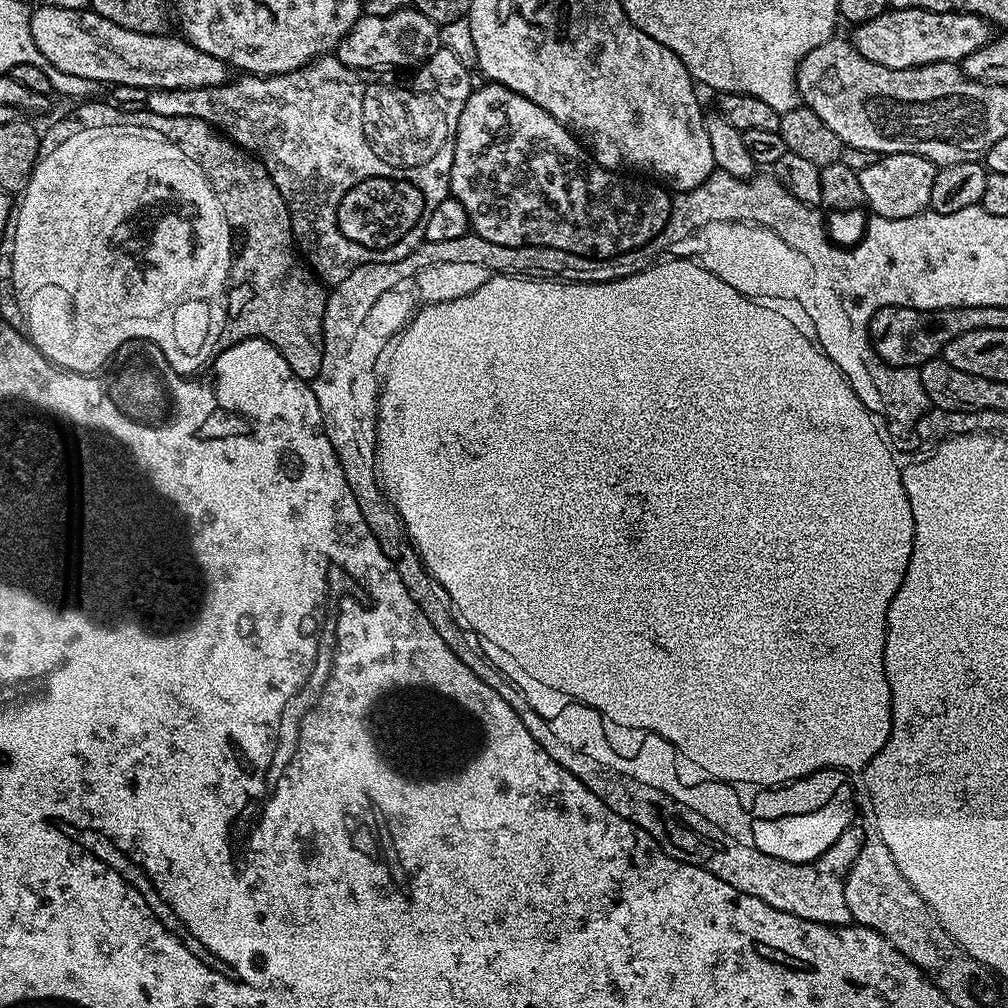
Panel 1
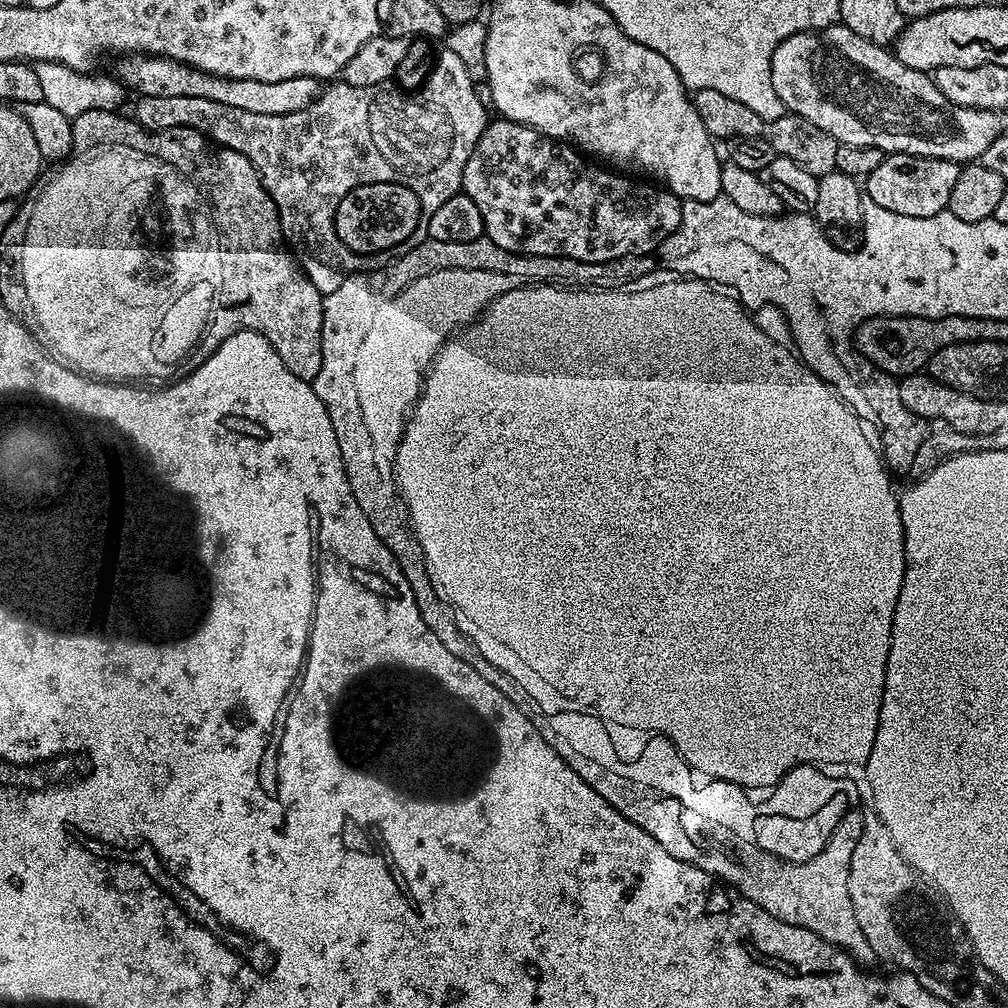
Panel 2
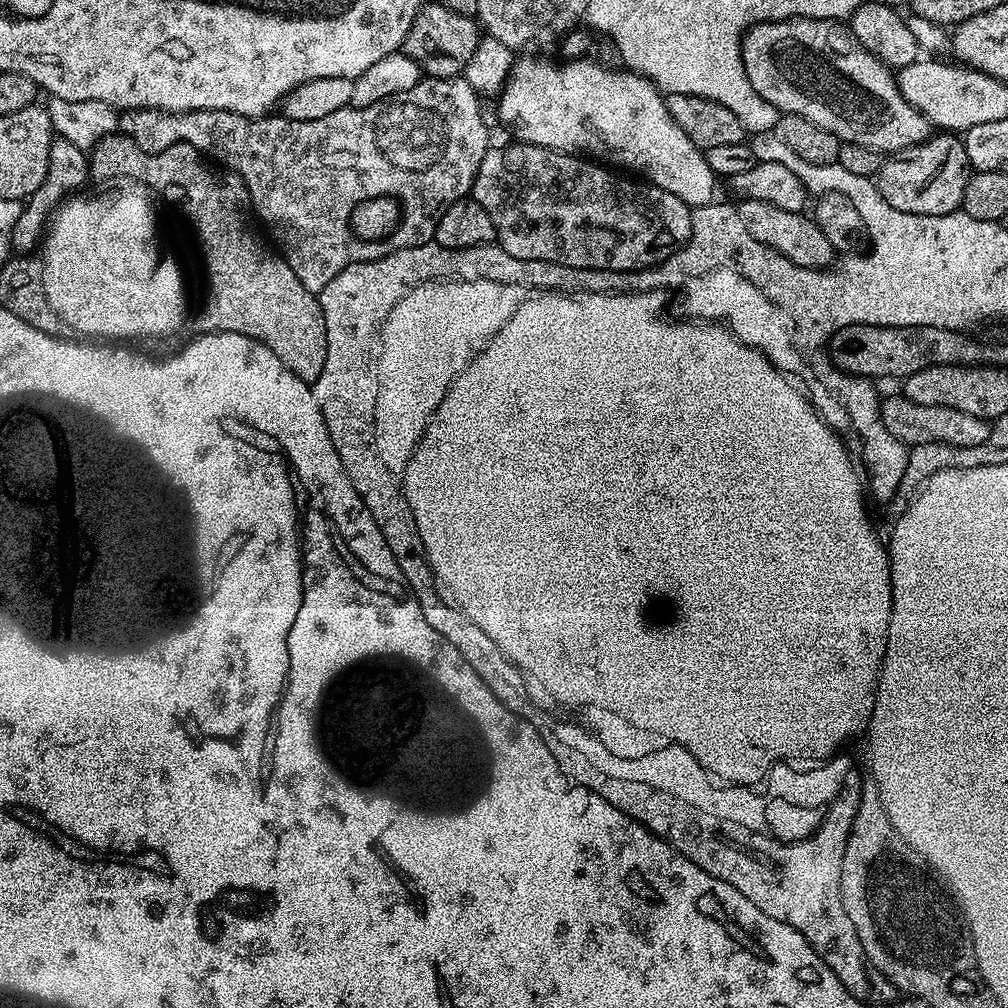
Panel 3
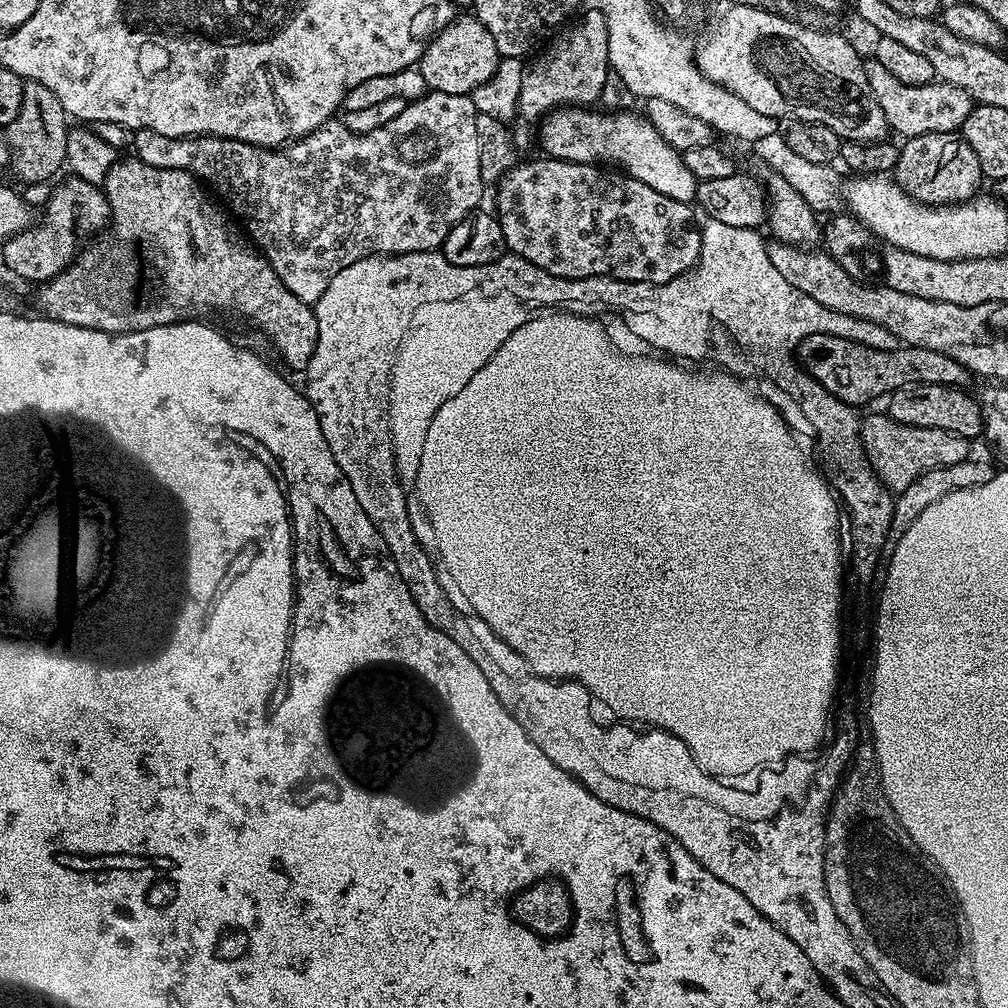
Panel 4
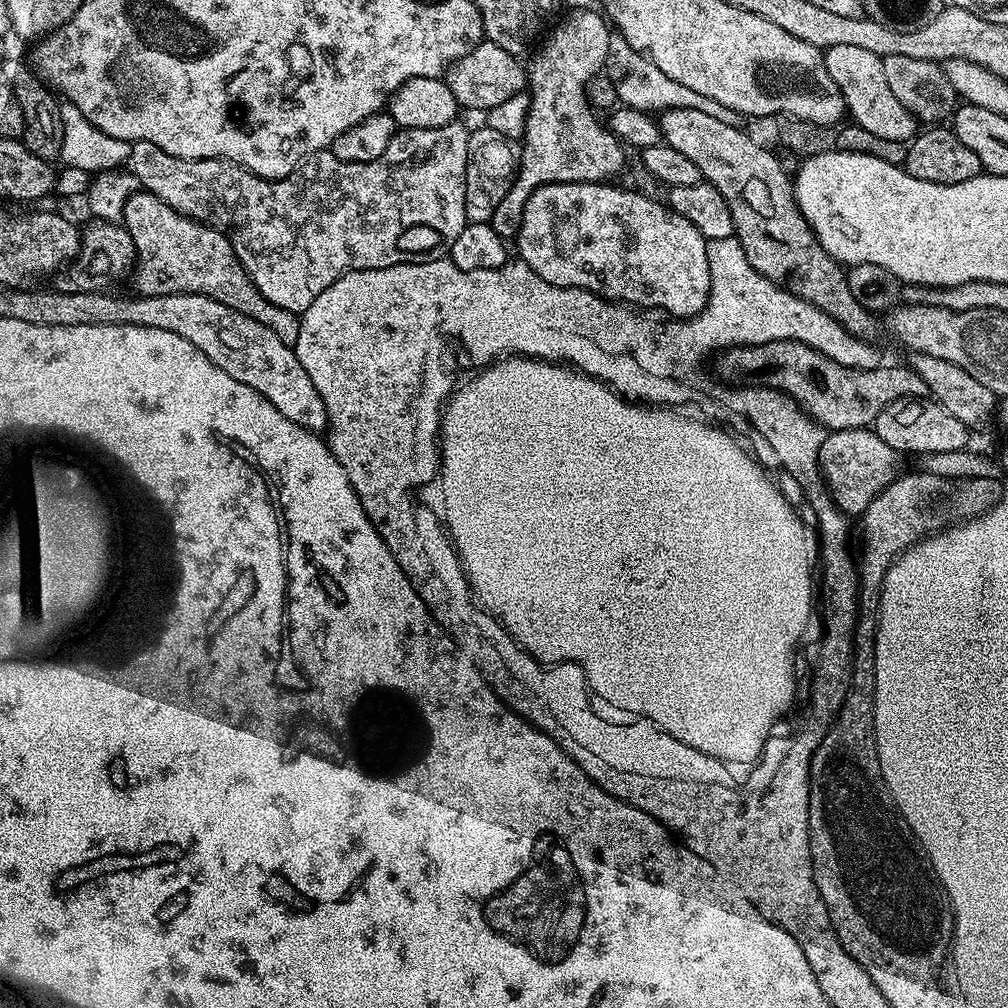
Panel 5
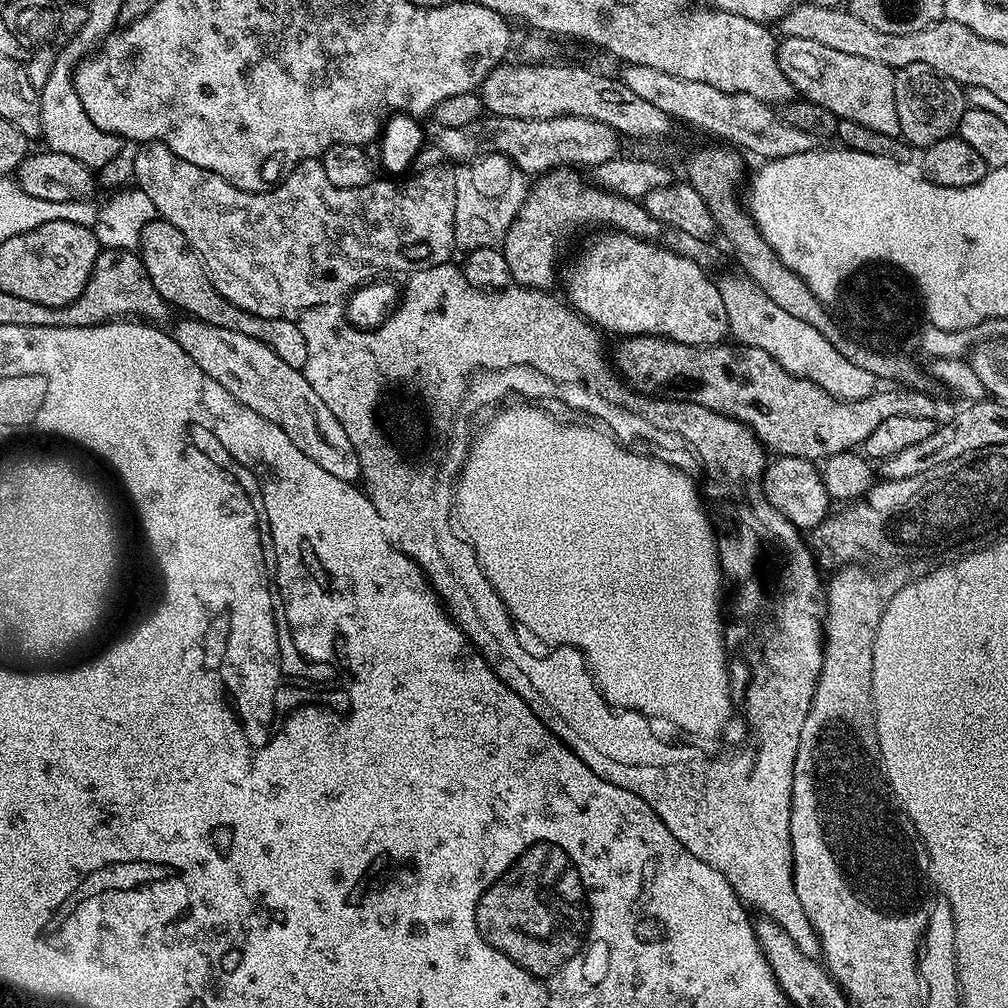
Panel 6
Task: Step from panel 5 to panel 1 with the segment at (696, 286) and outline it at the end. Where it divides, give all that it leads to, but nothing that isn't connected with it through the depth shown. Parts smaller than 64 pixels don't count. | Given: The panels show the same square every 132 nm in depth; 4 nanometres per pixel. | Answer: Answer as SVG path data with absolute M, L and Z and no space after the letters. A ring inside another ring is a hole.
M484 82L473 87L470 98L466 98L466 106L462 106L462 114L458 118L458 134L454 146L454 166L450 166L451 199L462 202L466 206L468 223L471 231L481 236L486 242L494 242L498 246L514 246L515 248L553 248L554 250L566 250L570 254L578 254L595 260L609 260L623 252L632 252L636 248L646 246L666 226L671 214L672 196L659 183L645 182L643 179L631 180L628 174L617 174L596 163L592 159L587 147L577 137L572 135L572 130L564 124L560 124L542 106L530 102L522 94L510 90L501 84Z

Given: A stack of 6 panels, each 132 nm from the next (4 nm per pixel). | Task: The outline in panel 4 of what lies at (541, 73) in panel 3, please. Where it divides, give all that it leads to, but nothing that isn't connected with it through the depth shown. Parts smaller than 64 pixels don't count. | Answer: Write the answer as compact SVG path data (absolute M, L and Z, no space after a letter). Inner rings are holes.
M565 106L549 112L539 121L540 144L544 147L543 155L554 160L565 160L571 164L595 164L597 166L615 166L621 173L634 177L638 182L646 182L650 190L658 190L658 194L666 194L666 198L674 198L674 202L691 205L696 199L694 174L686 166L683 155L677 152L658 130L643 115L635 116L632 112L595 112L592 106Z

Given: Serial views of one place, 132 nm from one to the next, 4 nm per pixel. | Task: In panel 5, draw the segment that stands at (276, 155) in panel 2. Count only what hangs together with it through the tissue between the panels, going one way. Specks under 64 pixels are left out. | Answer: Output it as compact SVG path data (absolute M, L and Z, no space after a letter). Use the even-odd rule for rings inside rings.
M453 122L446 126L438 126L434 130L414 130L413 128L401 128L390 138L390 146L374 162L354 164L342 162L331 150L315 152L309 156L300 167L290 175L280 180L263 180L261 176L255 176L253 172L247 172L228 160L187 160L186 158L174 158L174 154L166 154L166 150L158 150L154 142L135 141L128 155L127 171L136 176L141 189L150 195L156 196L166 206L188 217L192 221L203 224L214 231L220 231L231 242L233 254L236 255L241 267L252 281L252 286L274 306L294 313L302 313L308 309L310 302L326 290L340 276L345 276L354 270L374 270L386 266L398 266L399 264L417 264L427 260L443 260L451 253L454 246L454 238L462 234L464 225L469 223L467 216L466 200L466 170L467 170L467 142L469 129L464 129L460 122Z

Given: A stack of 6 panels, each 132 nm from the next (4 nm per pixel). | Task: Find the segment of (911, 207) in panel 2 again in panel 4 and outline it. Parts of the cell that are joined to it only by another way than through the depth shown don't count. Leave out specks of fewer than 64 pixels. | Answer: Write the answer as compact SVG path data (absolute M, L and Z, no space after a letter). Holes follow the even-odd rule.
M935 132L921 136L909 136L899 145L900 153L894 169L896 185L910 198L923 204L958 204L972 199L981 191L980 183L985 179L982 166L978 166L978 157L964 140L960 132Z

